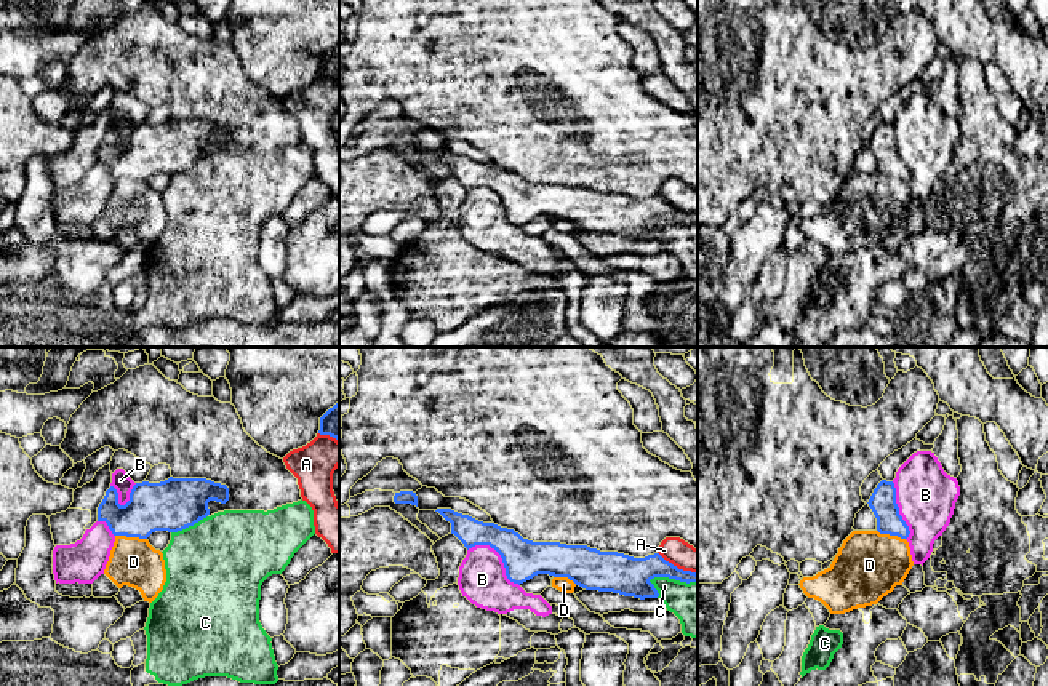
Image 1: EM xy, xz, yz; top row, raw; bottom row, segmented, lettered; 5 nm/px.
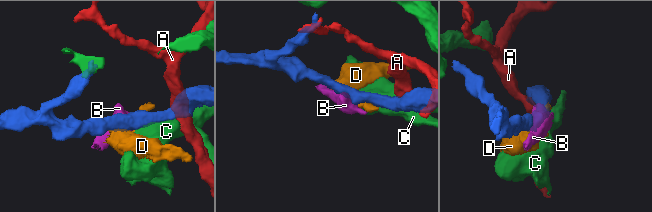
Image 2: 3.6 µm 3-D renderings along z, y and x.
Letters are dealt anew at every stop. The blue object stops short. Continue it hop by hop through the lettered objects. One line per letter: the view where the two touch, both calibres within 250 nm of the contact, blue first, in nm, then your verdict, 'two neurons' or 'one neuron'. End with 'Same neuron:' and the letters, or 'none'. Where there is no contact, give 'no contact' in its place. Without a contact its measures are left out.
A: xz | 200/140 nm | two neurons
B: xz | 200/240 nm | two neurons
C: xz | 200/220 nm | two neurons
D: xy | 260/240 nm | two neurons
Same neuron: none

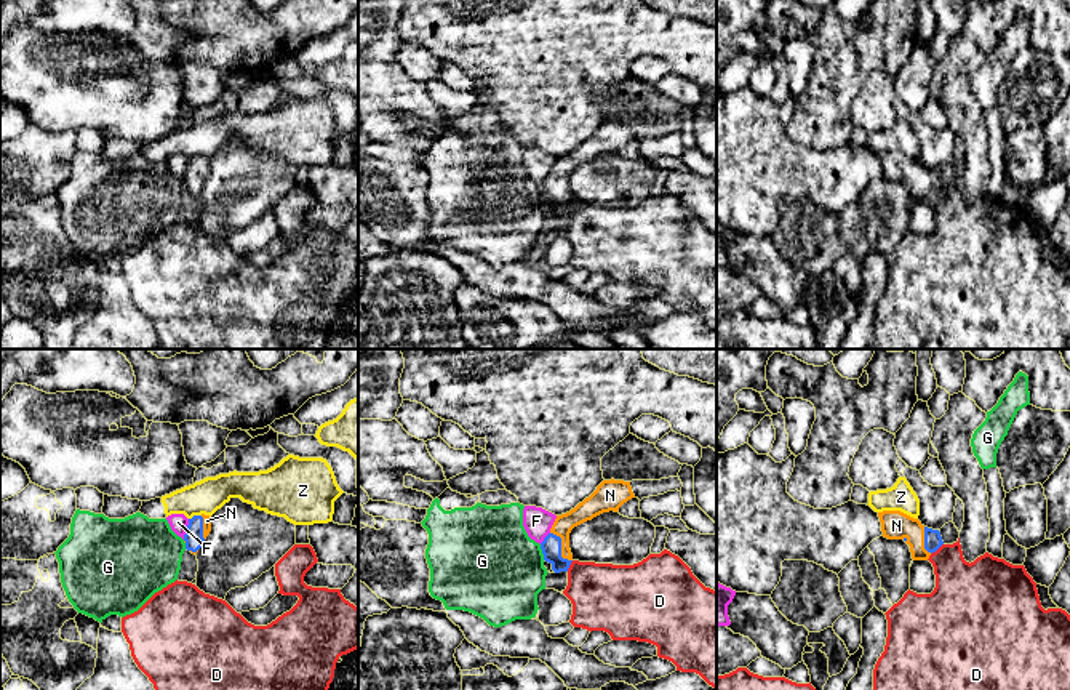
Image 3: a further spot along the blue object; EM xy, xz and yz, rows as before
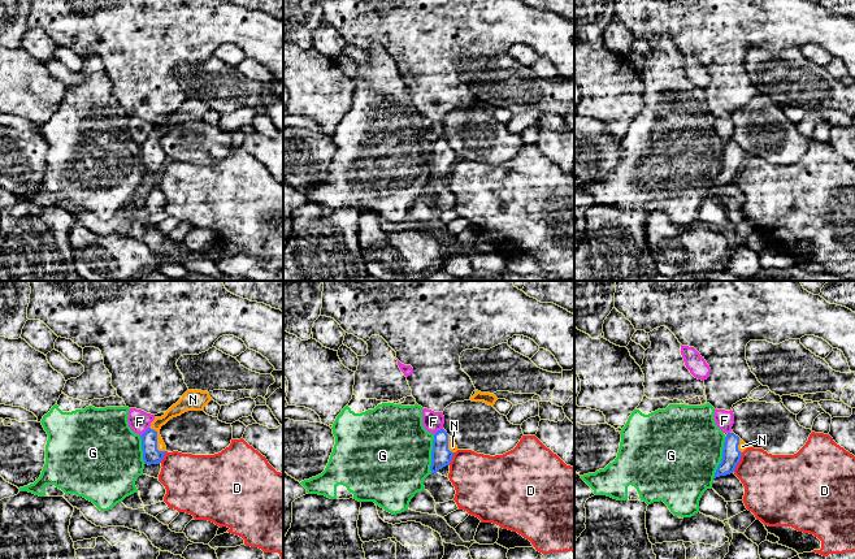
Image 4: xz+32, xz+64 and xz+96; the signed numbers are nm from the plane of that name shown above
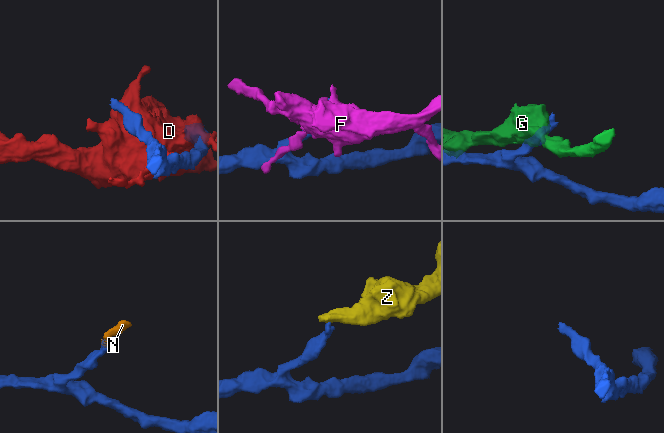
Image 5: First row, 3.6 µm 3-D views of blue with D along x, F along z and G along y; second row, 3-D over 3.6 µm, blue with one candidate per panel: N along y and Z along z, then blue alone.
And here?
D: yz | 90/300 nm | two neurons
F: xy | 100/90 nm | two neurons
G: xz | 100/480 nm | two neurons
N: xz | 100/100 nm | one neuron
Z: xy | 100/170 nm | two neurons
Same neuron: N

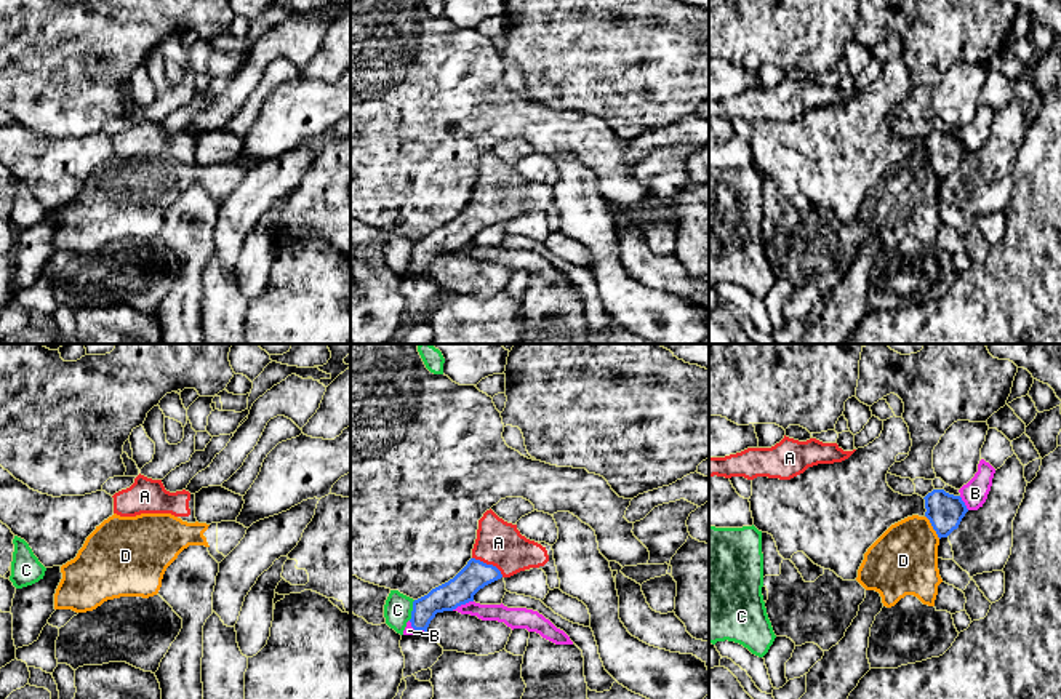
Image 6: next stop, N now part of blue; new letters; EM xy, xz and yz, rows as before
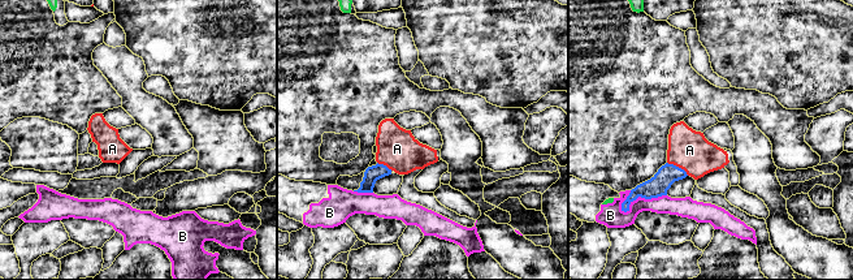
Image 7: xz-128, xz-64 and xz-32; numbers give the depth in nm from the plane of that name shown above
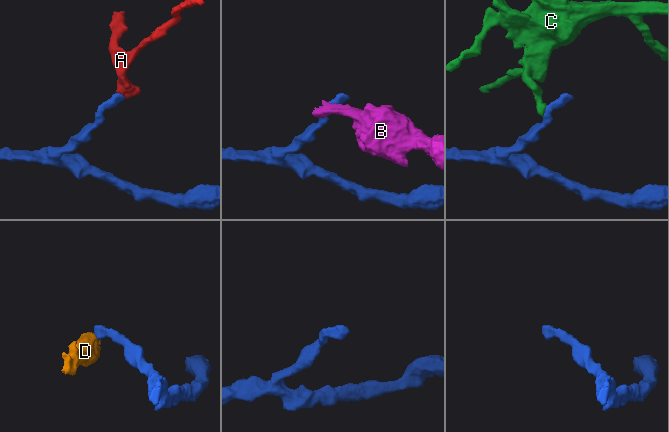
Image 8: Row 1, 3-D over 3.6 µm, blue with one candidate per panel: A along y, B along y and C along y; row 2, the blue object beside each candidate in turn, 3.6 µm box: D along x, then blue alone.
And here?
A: xz | 150/220 nm | one neuron
B: xz | 140/50 nm | two neurons
C: xz | 140/140 nm | two neurons
D: yz | 180/340 nm | two neurons
Same neuron: A

